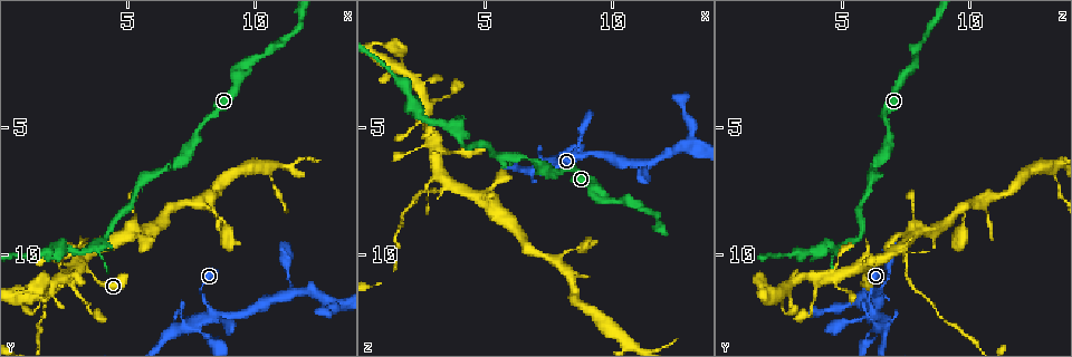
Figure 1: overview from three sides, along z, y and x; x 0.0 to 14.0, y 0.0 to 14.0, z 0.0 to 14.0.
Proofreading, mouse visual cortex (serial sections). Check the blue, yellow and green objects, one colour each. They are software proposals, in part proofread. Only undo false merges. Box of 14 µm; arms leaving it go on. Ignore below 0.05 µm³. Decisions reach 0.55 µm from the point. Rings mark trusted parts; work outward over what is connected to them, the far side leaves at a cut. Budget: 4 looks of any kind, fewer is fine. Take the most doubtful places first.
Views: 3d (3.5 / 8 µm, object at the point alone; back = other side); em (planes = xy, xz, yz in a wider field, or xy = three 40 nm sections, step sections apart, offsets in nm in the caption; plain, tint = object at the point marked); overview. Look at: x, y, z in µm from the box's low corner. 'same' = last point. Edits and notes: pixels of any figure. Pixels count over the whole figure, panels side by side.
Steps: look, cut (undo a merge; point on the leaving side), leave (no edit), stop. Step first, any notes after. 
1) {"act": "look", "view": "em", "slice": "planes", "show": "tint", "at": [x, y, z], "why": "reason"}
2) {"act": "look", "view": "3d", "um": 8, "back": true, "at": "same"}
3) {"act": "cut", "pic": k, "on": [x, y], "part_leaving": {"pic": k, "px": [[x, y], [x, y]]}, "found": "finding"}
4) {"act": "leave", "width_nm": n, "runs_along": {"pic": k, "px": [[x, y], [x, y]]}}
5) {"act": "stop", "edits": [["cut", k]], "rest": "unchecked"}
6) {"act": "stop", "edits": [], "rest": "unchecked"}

{"act": "look", "view": "3d", "um": 3.5, "back": true, "at": [8.4, 12.2, 6.3], "why": "four or more arms meet"}

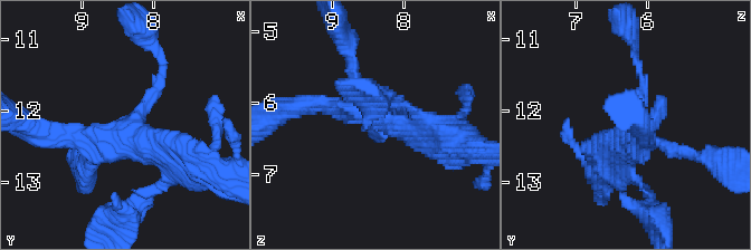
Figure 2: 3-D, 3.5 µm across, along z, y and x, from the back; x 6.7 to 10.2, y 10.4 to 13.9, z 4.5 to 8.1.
{"act": "look", "view": "em", "slice": "xy", "step": 1, "show": "tint", "at": [8.40, 12.25, 6.20]}

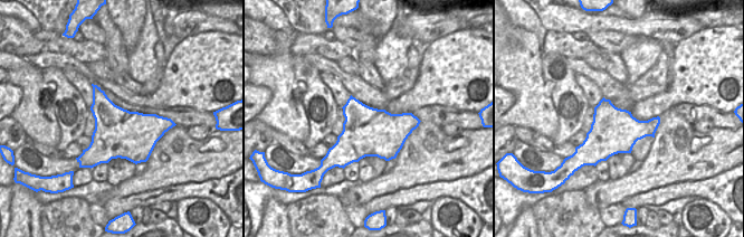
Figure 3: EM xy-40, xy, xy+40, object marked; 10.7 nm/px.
{"act": "leave", "runs_along": {"pic": 2, "px": [[161, 67], [120, 136], [55, 136]]}, "found": "continuous, no second cell"}

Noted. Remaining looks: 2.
{"act": "look", "view": "3d", "um": 8, "back": true, "at": [3.6, 9.8, 7.1]}

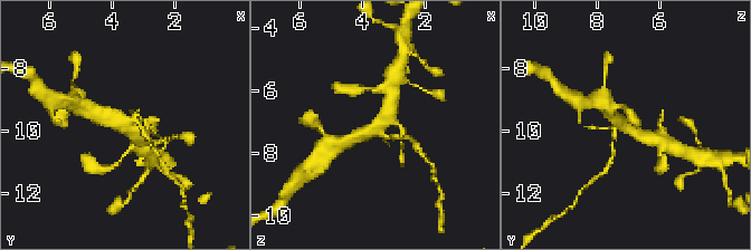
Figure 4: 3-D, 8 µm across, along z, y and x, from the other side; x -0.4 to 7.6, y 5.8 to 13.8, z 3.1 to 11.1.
{"act": "look", "view": "em", "slice": "xy", "step": 1, "show": "tint", "at": [3.5, 9.7, 7.2], "why": "need the tissue"}

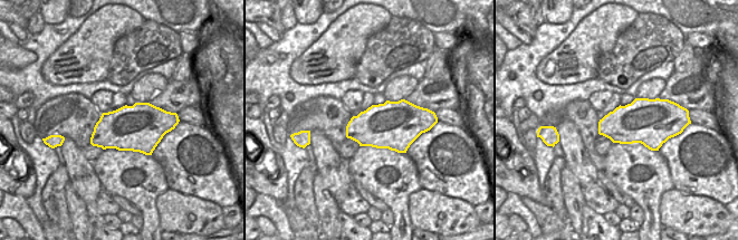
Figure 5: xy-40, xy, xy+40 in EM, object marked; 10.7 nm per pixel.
{"act": "cut", "pic": 4, "on": [396, 136], "part_leaving": {"pic": 4, "px": [[382, 132], [387, 137], [409, 138]]}, "found": "two cells meet here"}

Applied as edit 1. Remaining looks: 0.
{"act": "stop", "edits": [["cut", 4]], "rest": "unchecked"}

